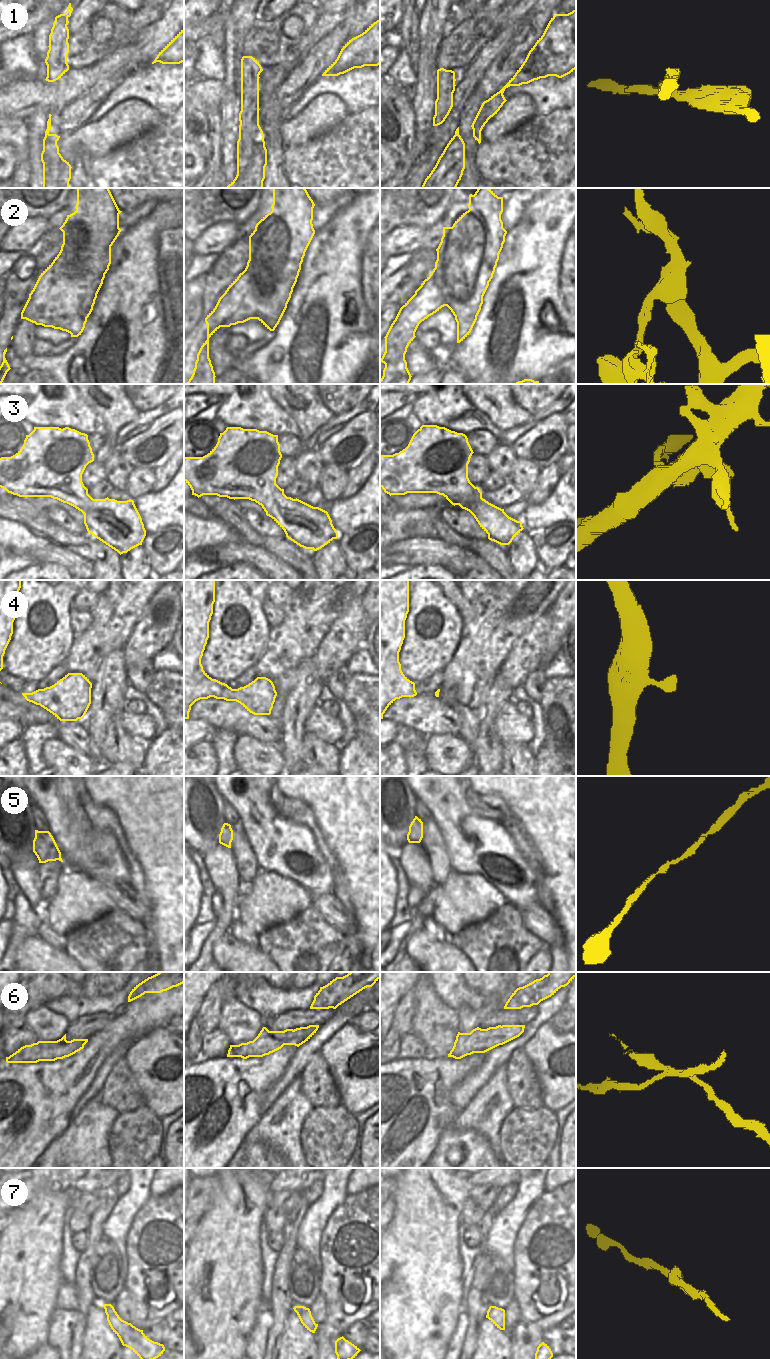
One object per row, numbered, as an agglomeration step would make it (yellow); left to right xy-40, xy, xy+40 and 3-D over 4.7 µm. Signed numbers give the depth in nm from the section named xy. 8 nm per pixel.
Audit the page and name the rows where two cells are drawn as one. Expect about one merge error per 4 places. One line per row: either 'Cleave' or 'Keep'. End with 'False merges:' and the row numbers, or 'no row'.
1: Cleave
2: Cleave
3: Keep
4: Keep
5: Keep
6: Cleave
7: Keep
False merges: 1, 2, 6

